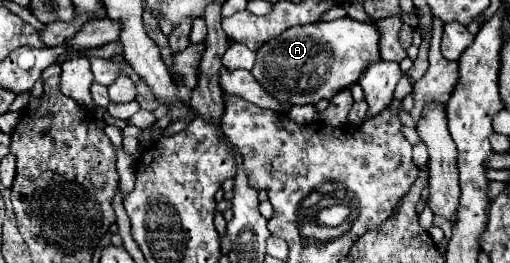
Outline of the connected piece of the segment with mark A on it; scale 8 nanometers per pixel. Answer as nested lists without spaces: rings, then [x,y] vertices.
[[[347,16],[285,30],[279,38],[265,42],[257,50],[257,62],[251,72],[279,102],[317,104],[319,100],[329,100],[337,92],[353,86],[361,78],[361,72],[379,58],[375,22],[357,22]]]

